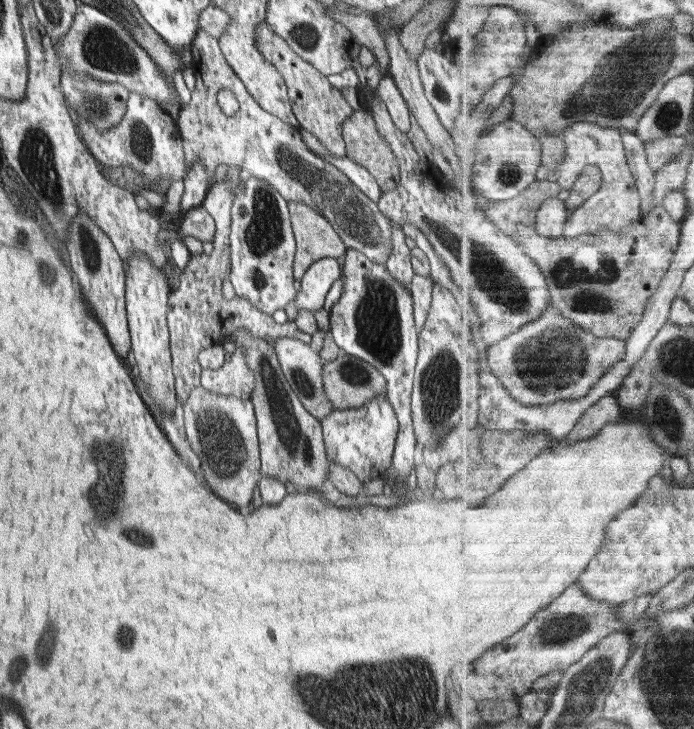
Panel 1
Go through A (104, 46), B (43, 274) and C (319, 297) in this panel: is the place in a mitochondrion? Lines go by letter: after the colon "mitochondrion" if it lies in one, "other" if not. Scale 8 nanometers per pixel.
A: mitochondrion
B: mitochondrion
C: other

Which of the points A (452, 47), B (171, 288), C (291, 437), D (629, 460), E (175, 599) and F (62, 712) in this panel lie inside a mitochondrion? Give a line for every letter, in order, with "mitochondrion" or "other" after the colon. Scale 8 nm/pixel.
A: other
B: other
C: mitochondrion
D: other
E: other
F: other

